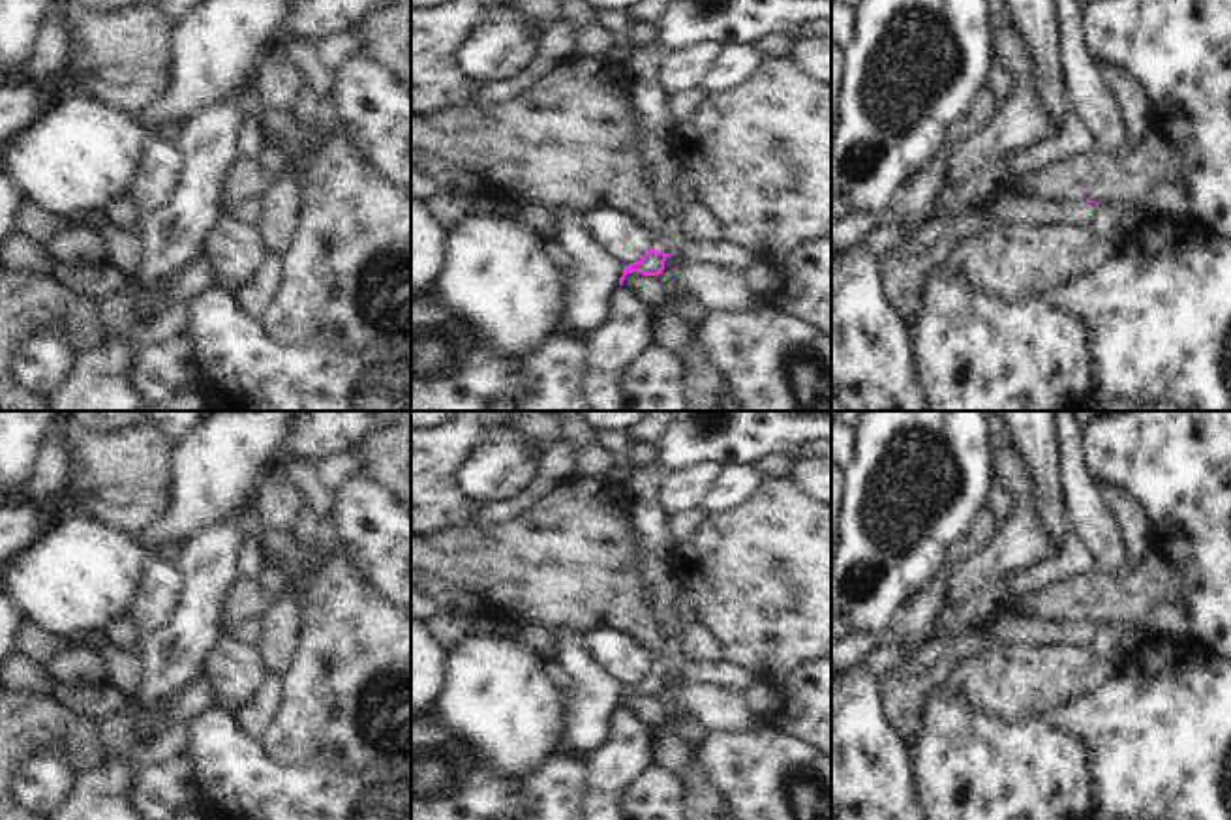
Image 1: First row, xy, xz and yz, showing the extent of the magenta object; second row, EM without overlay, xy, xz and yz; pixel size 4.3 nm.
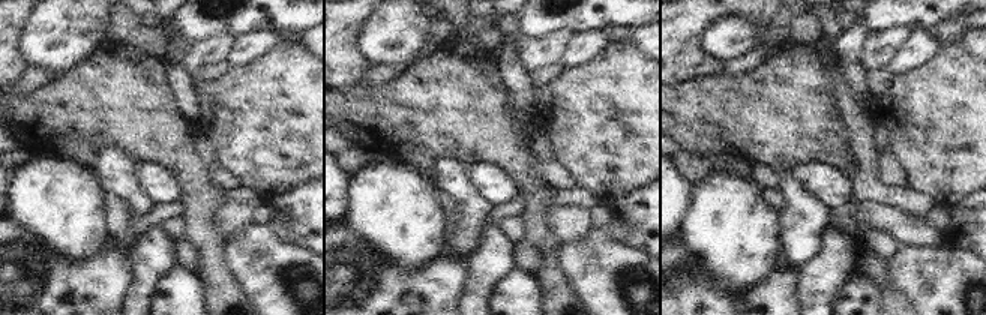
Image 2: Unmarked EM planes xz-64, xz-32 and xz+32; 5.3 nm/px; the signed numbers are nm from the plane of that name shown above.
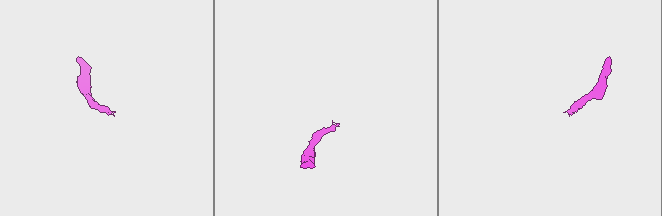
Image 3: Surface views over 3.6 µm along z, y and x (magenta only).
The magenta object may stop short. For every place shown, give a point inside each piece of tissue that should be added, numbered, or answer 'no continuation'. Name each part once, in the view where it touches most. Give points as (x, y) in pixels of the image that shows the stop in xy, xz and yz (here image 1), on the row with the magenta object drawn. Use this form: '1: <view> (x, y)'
1: xz (661, 164)

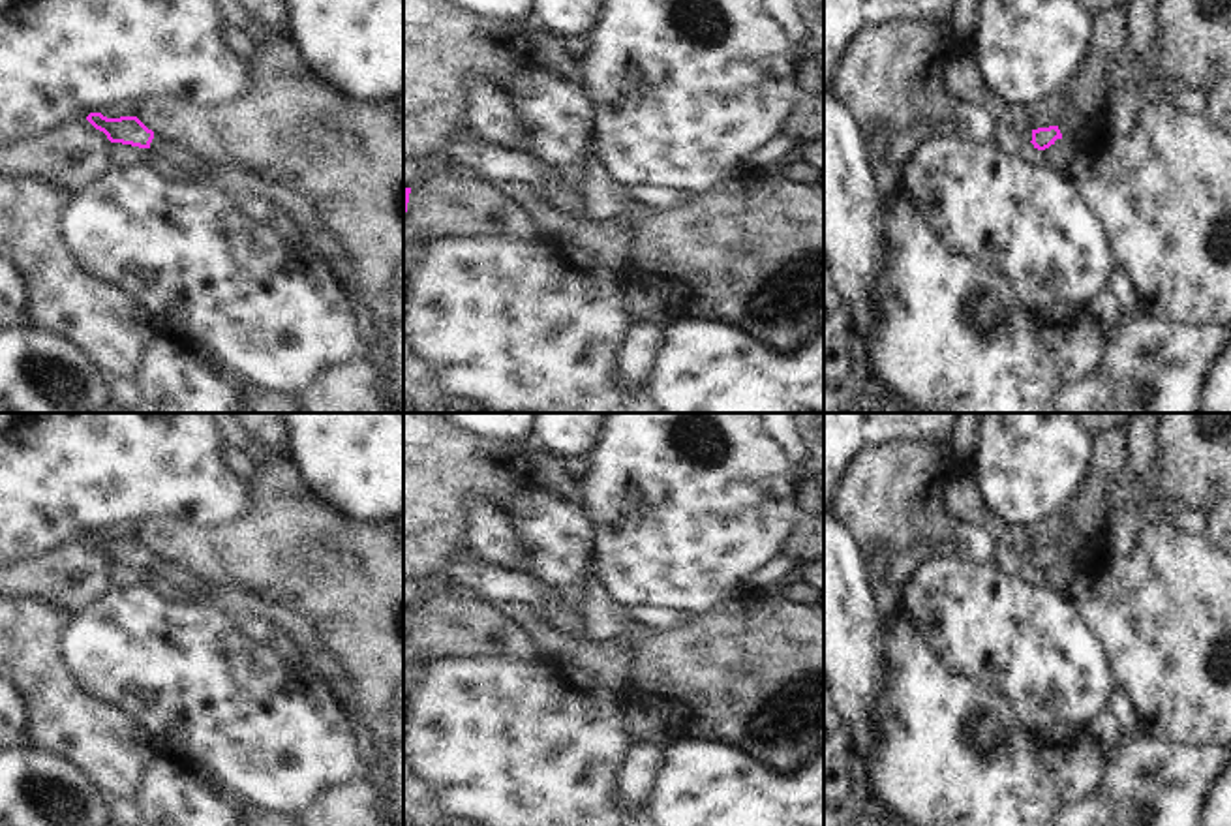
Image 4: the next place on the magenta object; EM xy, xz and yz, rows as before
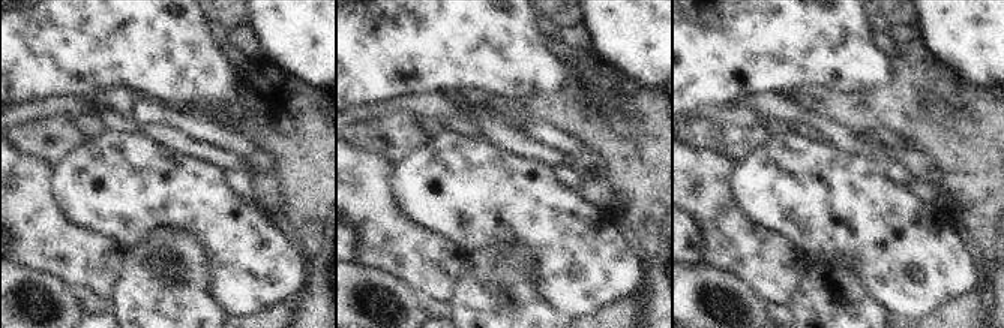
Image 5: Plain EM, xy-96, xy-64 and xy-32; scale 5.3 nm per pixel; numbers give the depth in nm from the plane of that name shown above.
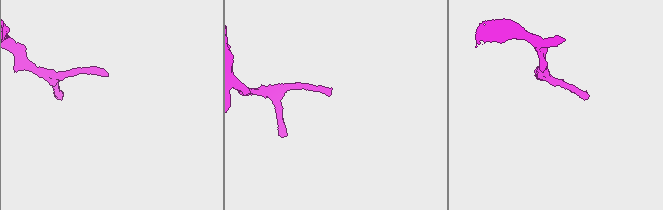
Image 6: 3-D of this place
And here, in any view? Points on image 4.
1: xy (196, 168)

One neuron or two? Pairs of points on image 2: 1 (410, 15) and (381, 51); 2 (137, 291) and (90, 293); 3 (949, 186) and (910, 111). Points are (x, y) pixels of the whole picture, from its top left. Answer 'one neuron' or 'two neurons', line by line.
1: one neuron
2: two neurons
3: one neuron

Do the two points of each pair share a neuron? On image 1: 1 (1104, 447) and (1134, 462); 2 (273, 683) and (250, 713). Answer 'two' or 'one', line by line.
1: one
2: one

